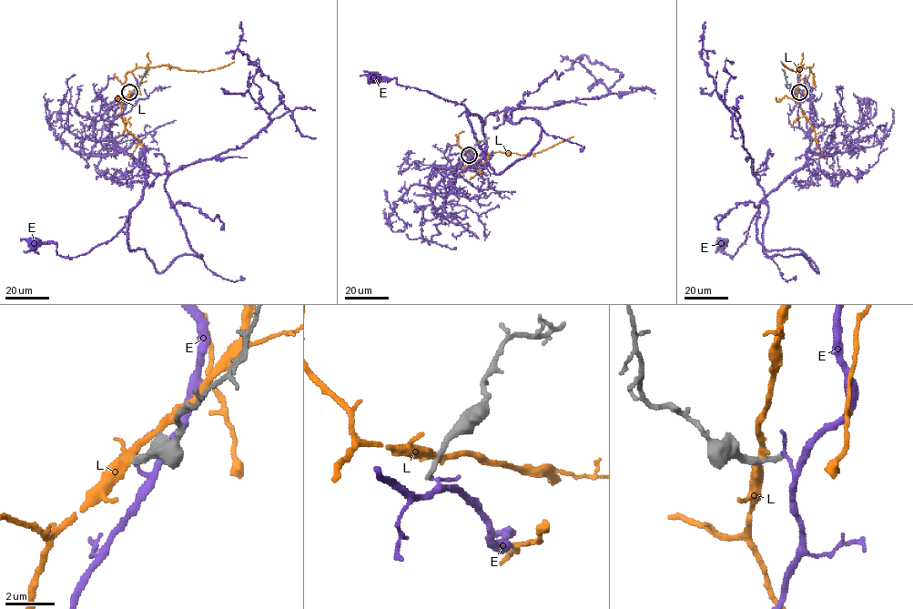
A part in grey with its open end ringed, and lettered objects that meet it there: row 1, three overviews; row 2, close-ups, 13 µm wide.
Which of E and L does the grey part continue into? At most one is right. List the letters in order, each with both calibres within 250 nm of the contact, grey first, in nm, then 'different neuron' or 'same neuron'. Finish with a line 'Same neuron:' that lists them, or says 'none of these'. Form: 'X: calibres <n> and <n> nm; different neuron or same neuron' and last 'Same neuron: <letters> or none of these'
E: calibres 200 and 100 nm; different neuron
L: calibres 320 and 320 nm; different neuron
Same neuron: none of these

